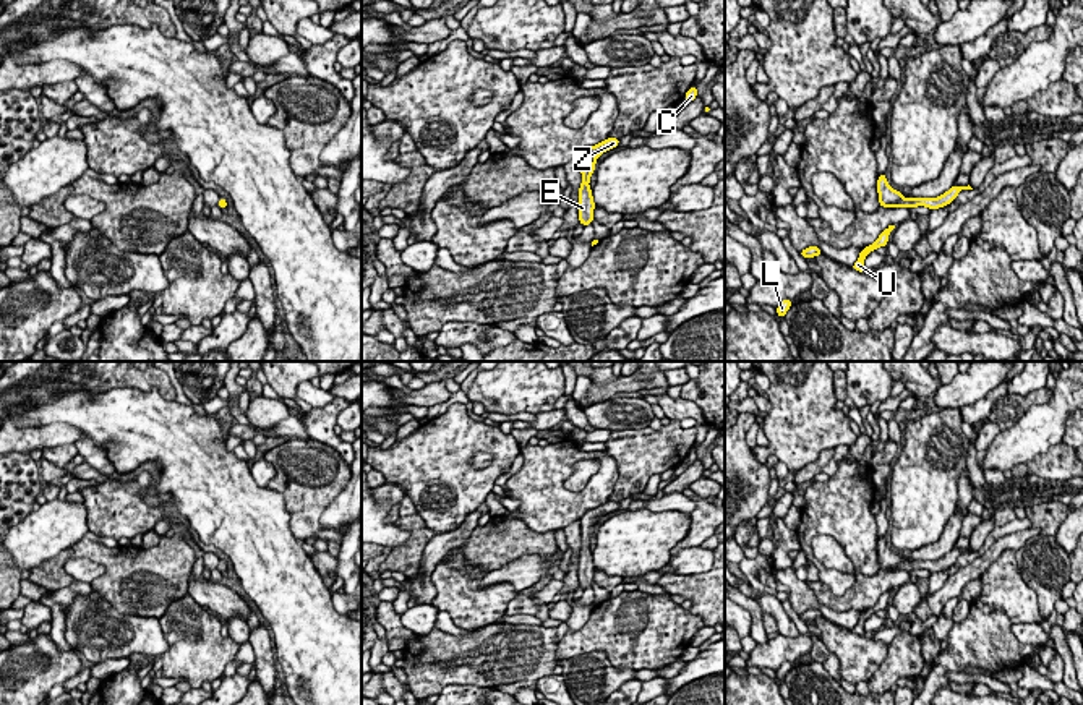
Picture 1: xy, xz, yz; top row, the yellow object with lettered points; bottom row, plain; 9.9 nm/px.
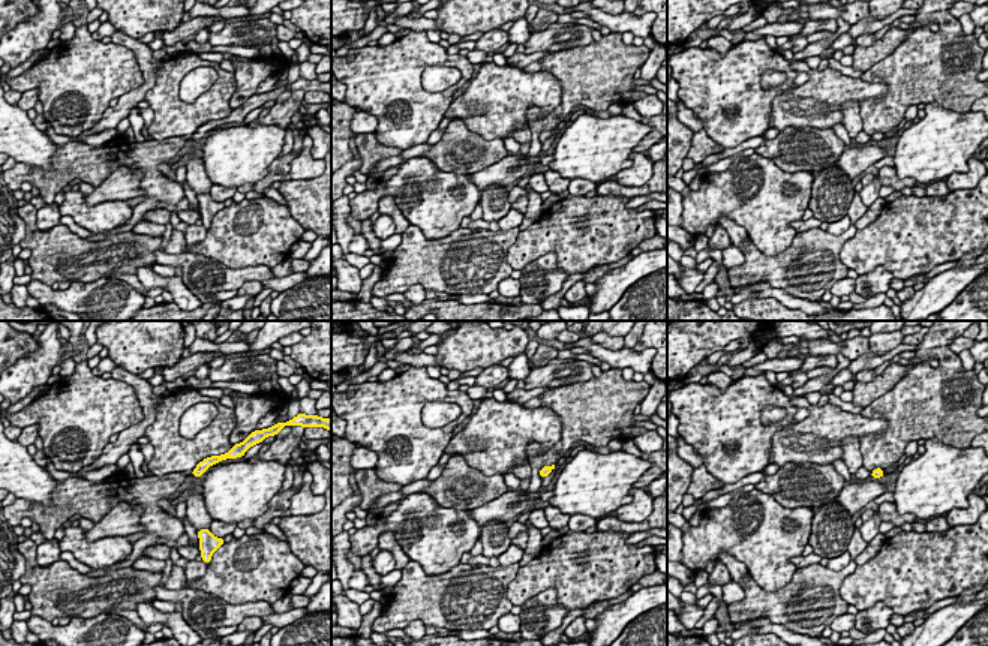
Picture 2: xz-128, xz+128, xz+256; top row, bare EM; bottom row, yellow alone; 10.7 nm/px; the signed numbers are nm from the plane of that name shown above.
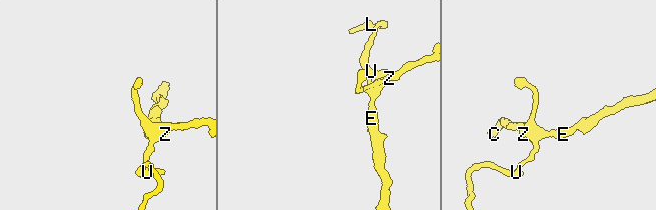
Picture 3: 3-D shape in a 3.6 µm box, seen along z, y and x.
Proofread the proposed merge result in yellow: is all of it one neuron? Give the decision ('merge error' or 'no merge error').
no merge error

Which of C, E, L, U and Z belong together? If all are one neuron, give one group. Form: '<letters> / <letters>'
C E L U Z

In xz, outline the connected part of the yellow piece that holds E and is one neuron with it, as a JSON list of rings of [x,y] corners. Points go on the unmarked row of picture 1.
[[[610,499],[608,502],[587,511],[582,519],[580,519],[580,536],[582,536],[582,546],[579,551],[579,585],[585,590],[589,587],[592,587],[593,582],[593,572],[595,572],[595,566],[593,566],[593,559],[592,559],[592,553],[589,549],[590,540],[595,535],[595,525],[597,522],[613,512],[619,509],[619,501],[613,501]]]

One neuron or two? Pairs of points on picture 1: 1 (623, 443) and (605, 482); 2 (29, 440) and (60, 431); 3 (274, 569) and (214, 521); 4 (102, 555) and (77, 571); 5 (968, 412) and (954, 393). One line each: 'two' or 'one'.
1: two
2: one
3: one
4: two
5: two

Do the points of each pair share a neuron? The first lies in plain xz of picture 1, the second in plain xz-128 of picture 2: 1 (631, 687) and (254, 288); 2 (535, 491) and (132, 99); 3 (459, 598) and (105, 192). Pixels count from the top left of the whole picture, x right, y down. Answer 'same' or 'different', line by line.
1: same
2: different
3: different

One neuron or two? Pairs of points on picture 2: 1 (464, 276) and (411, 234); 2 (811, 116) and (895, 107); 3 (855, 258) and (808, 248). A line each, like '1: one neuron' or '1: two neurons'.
1: one neuron
2: two neurons
3: two neurons

